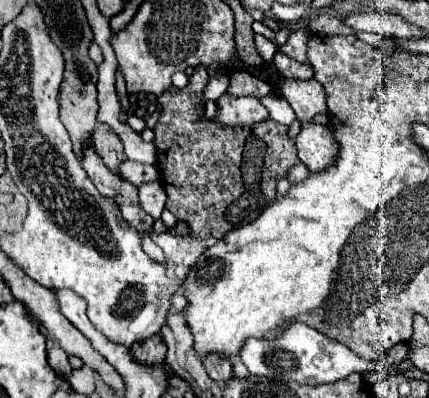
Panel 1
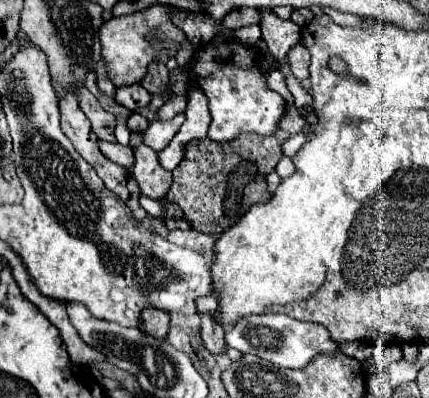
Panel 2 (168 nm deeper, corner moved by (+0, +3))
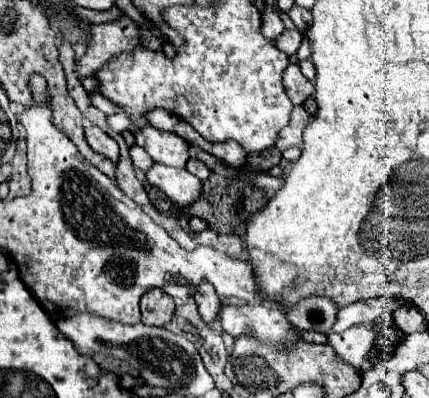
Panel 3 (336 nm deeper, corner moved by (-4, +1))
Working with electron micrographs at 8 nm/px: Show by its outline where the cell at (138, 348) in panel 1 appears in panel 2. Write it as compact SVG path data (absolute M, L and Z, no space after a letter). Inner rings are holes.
M155 308L143 310L141 320L139 320L139 330L143 330L145 334L151 334L153 338L165 340L169 332L169 314Z

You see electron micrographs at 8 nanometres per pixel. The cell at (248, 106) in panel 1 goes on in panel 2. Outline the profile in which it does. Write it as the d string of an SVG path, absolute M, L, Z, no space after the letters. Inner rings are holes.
M229 40L221 46L207 44L199 50L197 58L191 62L191 72L197 86L209 98L209 112L211 112L211 126L209 138L211 140L231 140L237 138L241 132L257 132L257 134L271 134L277 128L279 118L285 112L285 100L271 92L265 86L263 74L255 68L255 50L249 46L239 44L237 40Z

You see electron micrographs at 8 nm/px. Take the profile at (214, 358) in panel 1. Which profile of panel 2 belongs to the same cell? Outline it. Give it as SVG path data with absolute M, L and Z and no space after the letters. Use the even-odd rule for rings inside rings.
M203 316L203 328L201 328L201 336L203 336L203 346L207 346L207 350L211 350L211 354L219 356L225 350L225 328L213 318L213 316Z

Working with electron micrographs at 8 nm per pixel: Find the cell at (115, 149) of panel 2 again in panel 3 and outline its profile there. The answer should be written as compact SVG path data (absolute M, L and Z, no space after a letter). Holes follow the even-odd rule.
M85 126L85 140L87 140L87 144L95 152L107 156L111 162L119 160L119 146L117 146L117 142L111 136L107 136L101 128L97 128L97 126Z

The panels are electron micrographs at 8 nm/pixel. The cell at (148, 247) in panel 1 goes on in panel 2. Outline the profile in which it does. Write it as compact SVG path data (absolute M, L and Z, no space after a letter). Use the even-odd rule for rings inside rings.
M145 142L139 146L131 146L135 154L135 166L133 166L133 176L139 184L139 190L149 196L151 200L163 200L163 196L171 188L171 172L163 170L157 162L157 152L149 148Z

